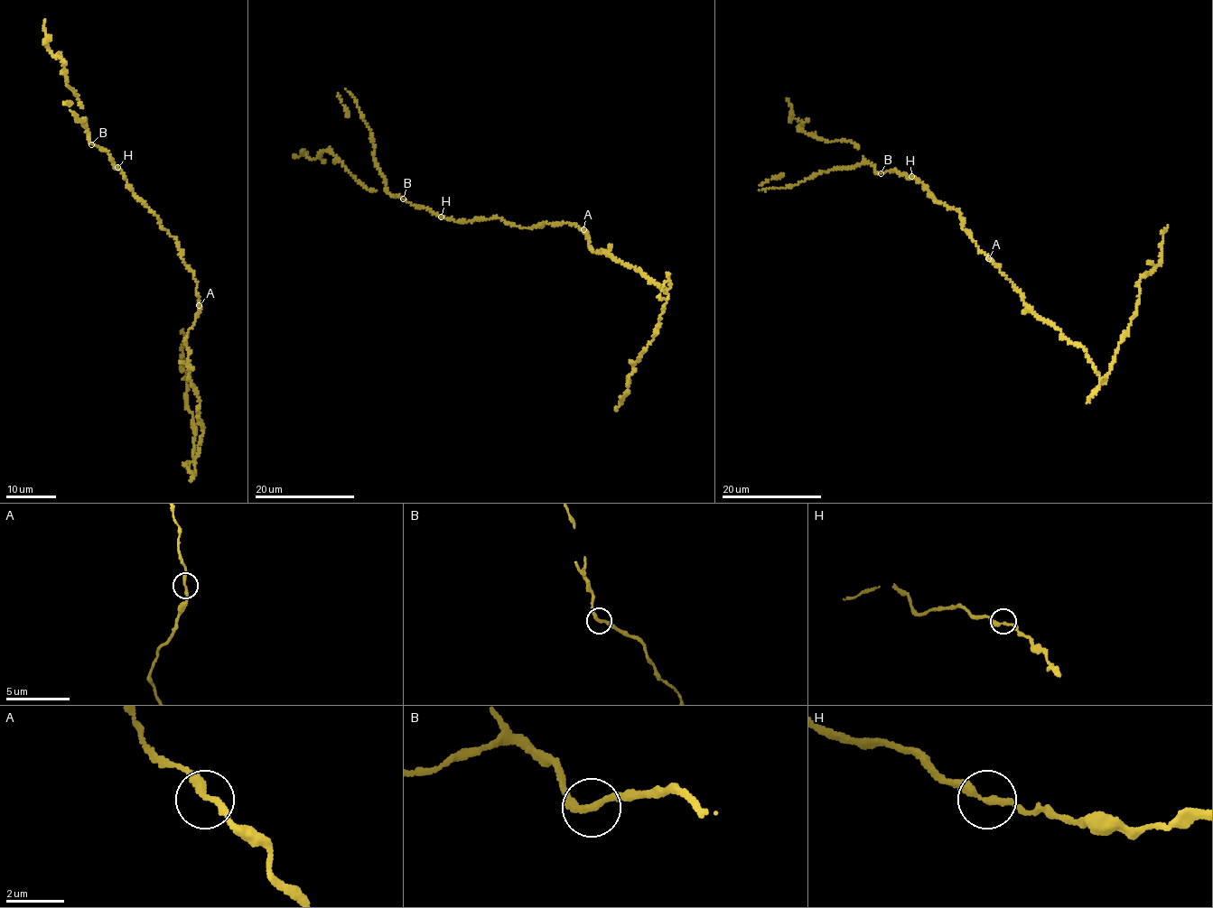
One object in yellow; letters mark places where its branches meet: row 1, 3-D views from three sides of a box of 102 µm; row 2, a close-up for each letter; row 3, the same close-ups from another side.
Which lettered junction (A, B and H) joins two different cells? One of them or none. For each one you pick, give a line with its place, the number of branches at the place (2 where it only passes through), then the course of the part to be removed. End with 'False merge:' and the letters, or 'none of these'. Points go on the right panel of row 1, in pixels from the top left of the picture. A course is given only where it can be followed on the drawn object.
False merge: none of these

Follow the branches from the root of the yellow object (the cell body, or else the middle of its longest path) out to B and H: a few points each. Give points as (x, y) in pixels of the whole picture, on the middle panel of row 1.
B: (575, 226), (546, 222), (525, 228), (494, 217), (460, 222), (411, 204), (403, 199)
H: (575, 226), (546, 222), (525, 228), (494, 217), (465, 223), (441, 217)

